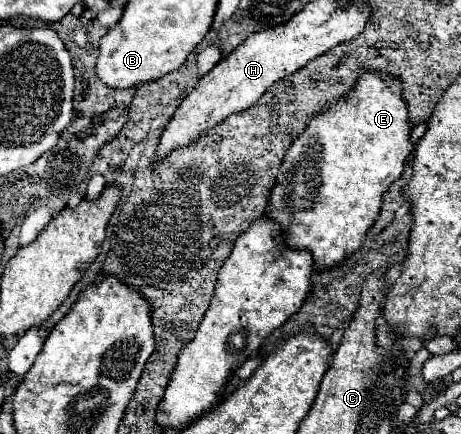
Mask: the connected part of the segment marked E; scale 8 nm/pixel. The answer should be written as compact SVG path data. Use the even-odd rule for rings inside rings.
M363 72L359 76L359 80L355 82L353 90L349 90L343 98L337 98L335 102L327 102L327 106L323 108L323 112L315 114L311 120L307 120L307 126L305 130L291 142L285 158L283 158L283 164L279 168L279 174L277 174L277 184L273 186L271 190L271 196L269 196L269 204L267 204L267 210L265 214L273 220L277 220L281 224L281 228L285 230L285 242L291 246L291 248L307 248L311 250L313 258L315 258L315 268L331 268L335 264L339 264L343 258L347 258L347 254L351 252L357 252L359 246L363 244L365 240L365 232L369 230L369 226L379 218L379 210L381 210L381 198L383 194L387 192L387 188L401 178L403 170L405 170L405 162L409 158L409 154L413 152L413 144L411 144L411 124L409 124L409 108L403 100L403 86L401 86L401 80L395 78L395 76L389 76L389 74L383 74L383 72Z

